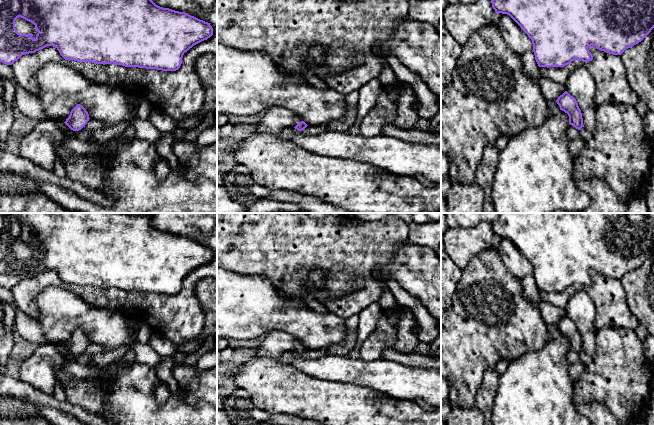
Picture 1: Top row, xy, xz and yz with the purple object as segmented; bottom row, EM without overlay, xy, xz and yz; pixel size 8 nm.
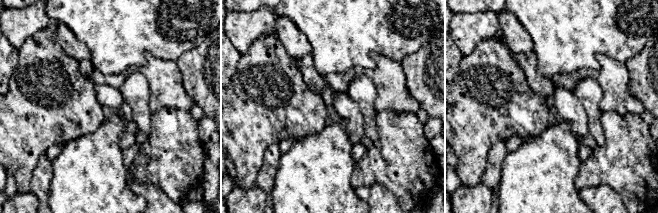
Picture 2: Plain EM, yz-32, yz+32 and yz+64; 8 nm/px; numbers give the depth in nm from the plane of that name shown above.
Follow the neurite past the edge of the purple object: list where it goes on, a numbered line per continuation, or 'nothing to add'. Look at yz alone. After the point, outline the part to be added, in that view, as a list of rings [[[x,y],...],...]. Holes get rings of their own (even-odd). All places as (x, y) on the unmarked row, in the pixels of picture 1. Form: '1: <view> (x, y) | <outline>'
1: yz (572, 357) | [[[569,349],[568,353],[567,353],[567,360],[569,365],[577,362],[578,360],[580,360],[580,354],[576,353],[574,350]]]

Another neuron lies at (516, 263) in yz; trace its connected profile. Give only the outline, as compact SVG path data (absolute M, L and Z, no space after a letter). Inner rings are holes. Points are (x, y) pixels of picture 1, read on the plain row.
M498 238L498 250L507 270L519 279L533 274L532 264L507 238Z

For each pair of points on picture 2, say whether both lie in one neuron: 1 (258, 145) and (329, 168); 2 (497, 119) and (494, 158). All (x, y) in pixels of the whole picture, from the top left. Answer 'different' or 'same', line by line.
1: different
2: different

